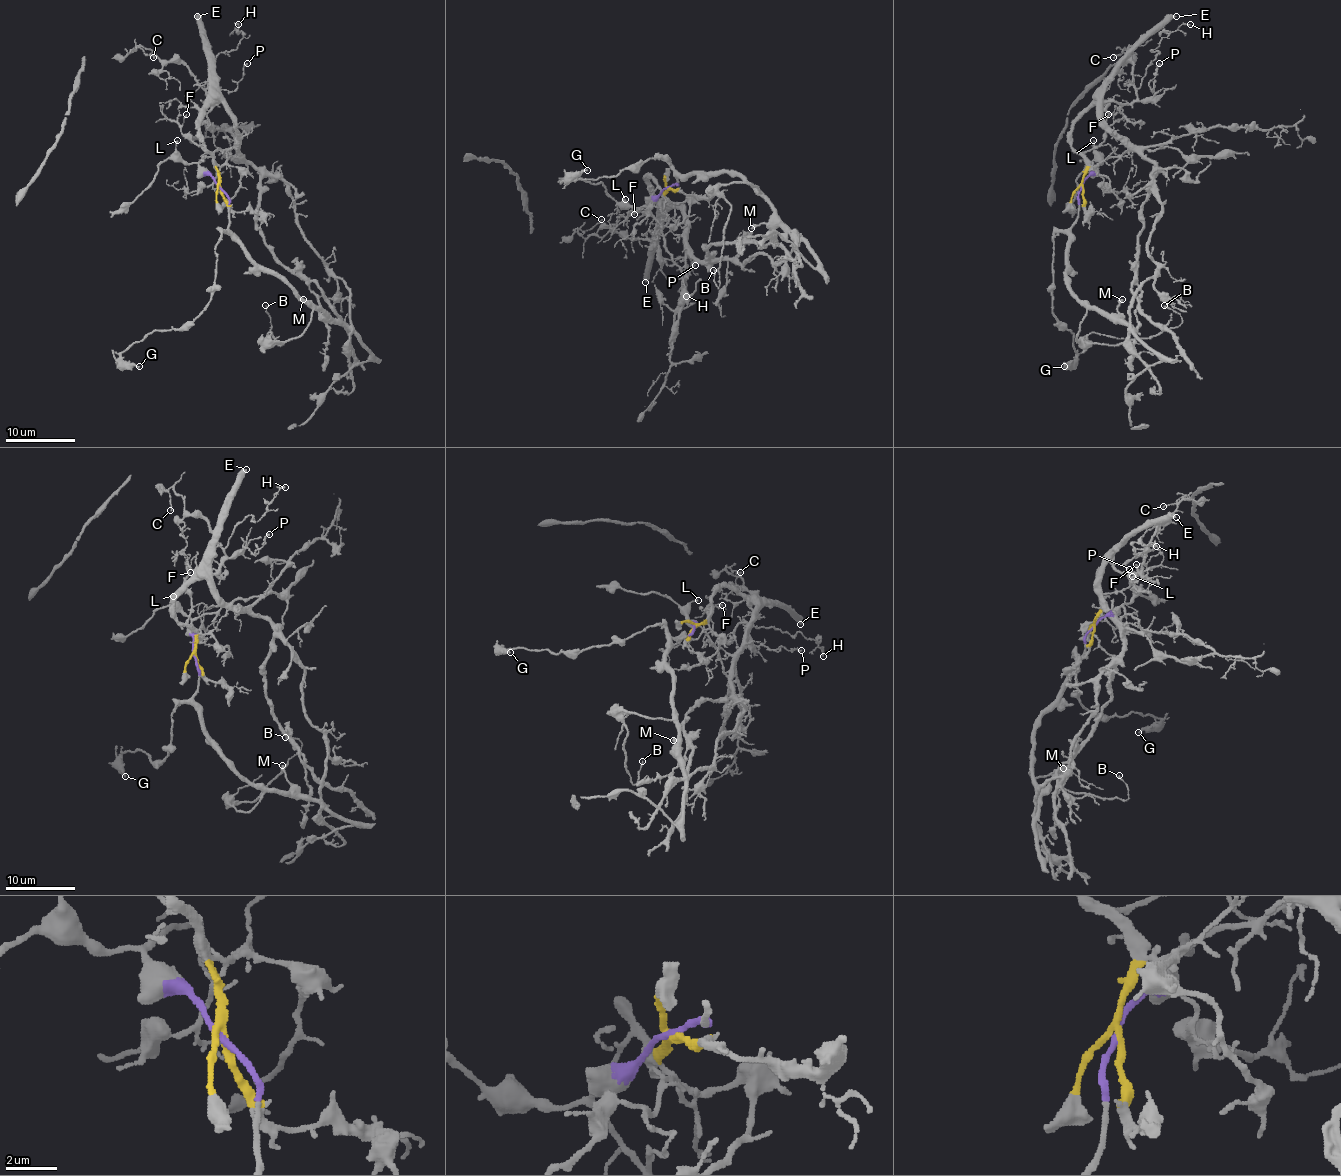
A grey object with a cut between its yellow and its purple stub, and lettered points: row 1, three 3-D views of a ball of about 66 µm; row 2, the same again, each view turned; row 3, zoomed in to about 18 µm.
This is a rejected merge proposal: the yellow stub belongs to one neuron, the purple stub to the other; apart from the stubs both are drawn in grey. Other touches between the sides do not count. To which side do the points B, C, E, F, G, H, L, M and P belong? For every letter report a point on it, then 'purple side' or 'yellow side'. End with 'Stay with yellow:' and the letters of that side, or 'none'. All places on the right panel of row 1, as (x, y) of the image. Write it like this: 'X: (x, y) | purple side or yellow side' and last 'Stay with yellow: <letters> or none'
B: (1164, 305) | purple side
C: (1113, 57) | yellow side
E: (1176, 16) | yellow side
F: (1108, 114) | yellow side
G: (1064, 366) | purple side
H: (1190, 24) | yellow side
L: (1093, 140) | purple side
M: (1122, 299) | purple side
P: (1159, 63) | yellow side
Stay with yellow: C, E, F, H, P

